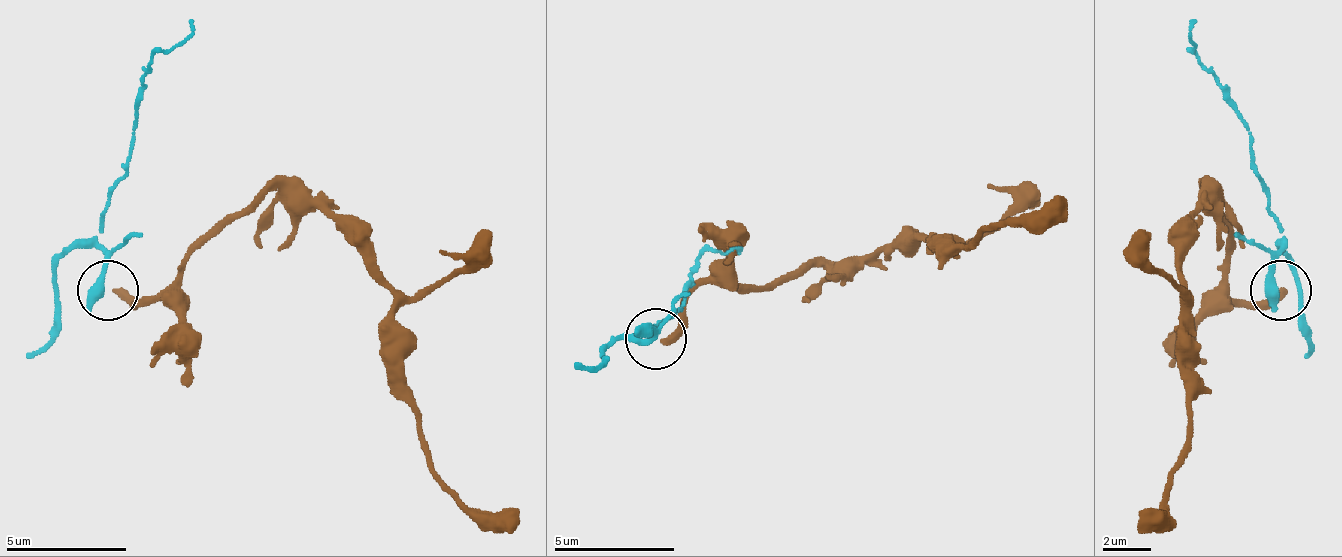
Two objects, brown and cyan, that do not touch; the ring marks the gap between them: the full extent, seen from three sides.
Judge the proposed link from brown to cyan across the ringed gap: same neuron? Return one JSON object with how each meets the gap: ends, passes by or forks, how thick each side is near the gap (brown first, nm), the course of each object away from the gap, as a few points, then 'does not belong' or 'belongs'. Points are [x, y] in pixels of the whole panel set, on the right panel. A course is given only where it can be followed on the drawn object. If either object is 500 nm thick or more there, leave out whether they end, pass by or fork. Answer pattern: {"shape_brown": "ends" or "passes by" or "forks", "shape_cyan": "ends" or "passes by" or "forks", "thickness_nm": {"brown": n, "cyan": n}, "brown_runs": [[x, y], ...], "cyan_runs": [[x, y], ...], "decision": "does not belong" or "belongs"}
{"thickness_nm": {"brown": 320, "cyan": 550}, "brown_runs": [[1279, 289], [1225, 295], [1231, 228], [1206, 192], [1182, 295], [1188, 452], [1140, 525]], "cyan_runs": [[1279, 289], [1279, 216], [1255, 173], [1231, 89], [1194, 52], [1194, 22]], "decision": "does not belong"}

